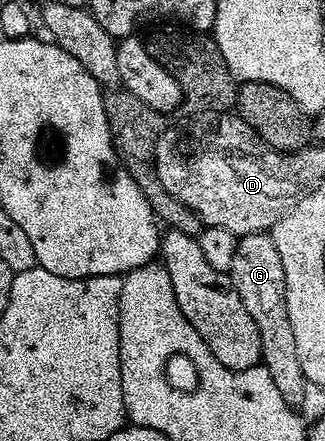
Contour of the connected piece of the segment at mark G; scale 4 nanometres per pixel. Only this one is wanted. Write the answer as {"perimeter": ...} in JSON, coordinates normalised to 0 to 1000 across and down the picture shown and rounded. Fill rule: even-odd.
{"perimeter":[[[825,526],[754,531],[729,549],[738,551],[714,576],[714,612],[708,610],[714,651],[732,662],[745,689],[757,689],[757,707],[769,707],[782,735],[794,735],[794,762],[806,762],[800,816],[831,844],[831,862],[843,862],[843,880],[855,880],[868,907],[880,907],[889,921],[920,923],[920,912],[935,902],[942,868],[929,825],[917,816],[917,787],[905,780],[905,753],[892,746],[892,717],[880,707],[880,626],[868,626],[868,590],[855,583],[855,562],[843,562],[843,544]]]}

